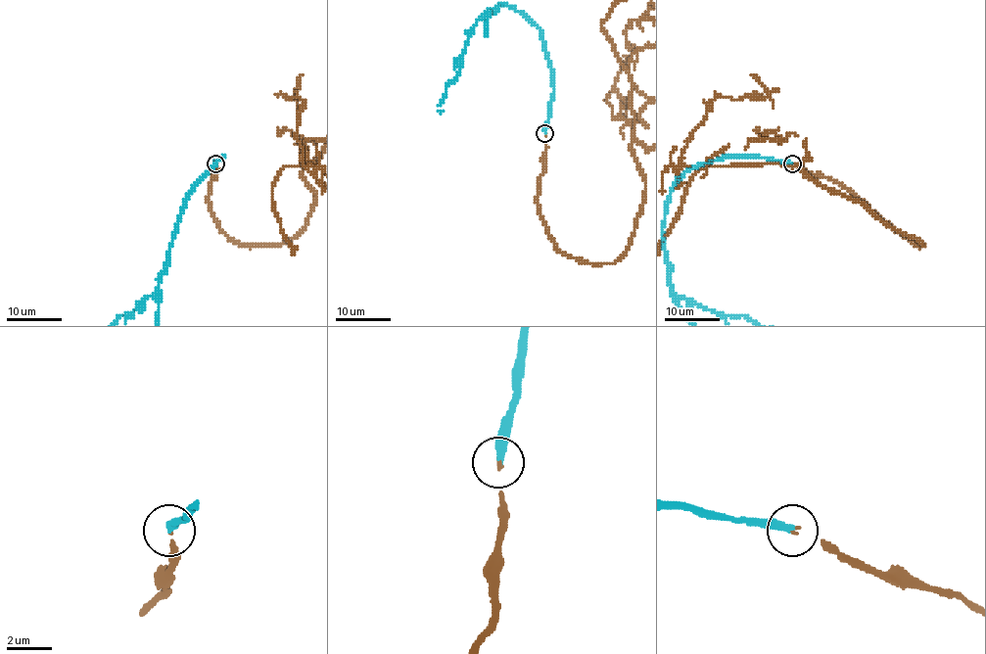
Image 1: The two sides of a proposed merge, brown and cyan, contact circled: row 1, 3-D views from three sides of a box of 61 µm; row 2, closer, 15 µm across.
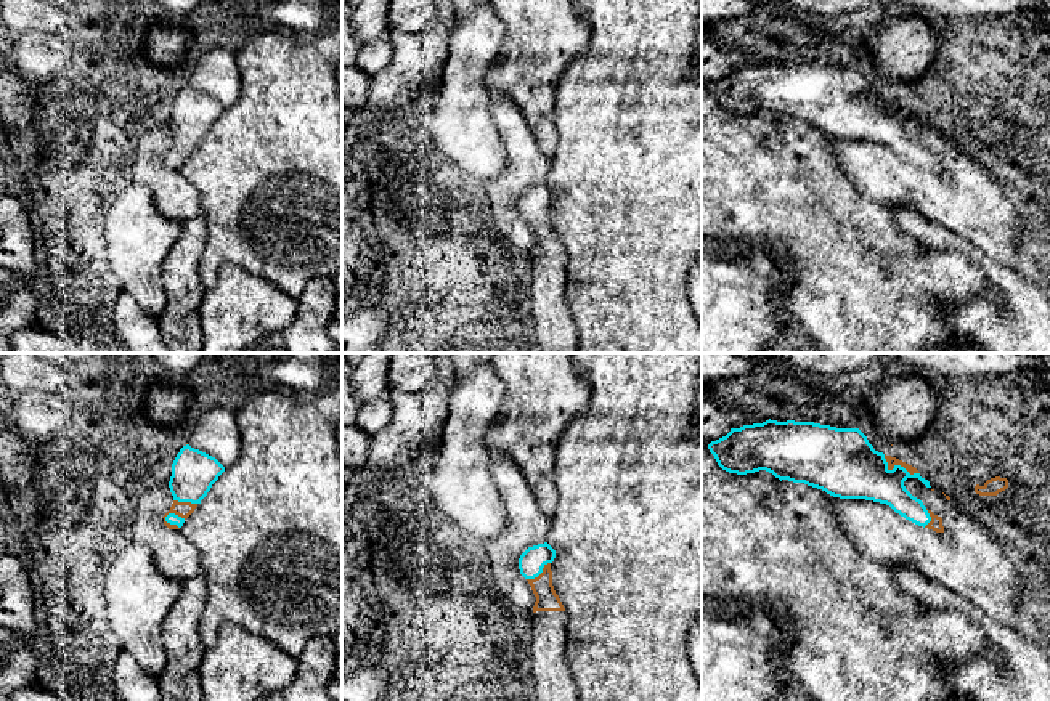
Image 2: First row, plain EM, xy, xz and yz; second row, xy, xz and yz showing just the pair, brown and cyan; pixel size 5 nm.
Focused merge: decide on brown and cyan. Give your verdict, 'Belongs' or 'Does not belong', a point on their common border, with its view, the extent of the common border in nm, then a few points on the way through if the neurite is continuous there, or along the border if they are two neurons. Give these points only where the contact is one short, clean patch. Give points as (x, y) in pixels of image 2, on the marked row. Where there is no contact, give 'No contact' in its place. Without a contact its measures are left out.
Belongs. Touches brown at yz (898, 464). Shared border 200 nm

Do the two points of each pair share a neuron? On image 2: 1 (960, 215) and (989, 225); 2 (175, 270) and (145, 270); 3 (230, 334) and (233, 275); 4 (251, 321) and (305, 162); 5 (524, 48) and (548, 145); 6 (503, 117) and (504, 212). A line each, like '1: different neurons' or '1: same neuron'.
1: same neuron
2: different neurons
3: same neuron
4: different neurons
5: same neuron
6: same neuron

